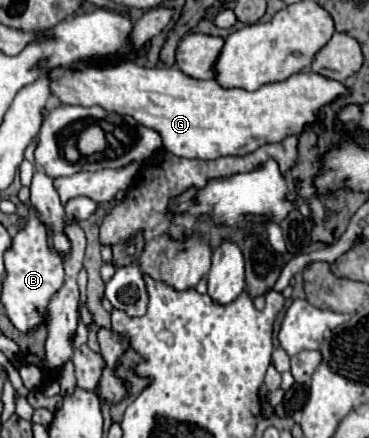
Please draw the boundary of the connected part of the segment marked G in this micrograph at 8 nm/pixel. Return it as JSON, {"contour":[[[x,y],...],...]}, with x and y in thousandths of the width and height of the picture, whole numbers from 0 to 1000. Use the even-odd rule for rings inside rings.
{"contour":[[[293,139],[293,148],[244,148],[222,162],[195,162],[179,153],[141,158],[141,217],[163,221],[179,240],[222,240],[222,244],[276,244],[293,258],[352,263],[369,281],[407,290],[434,304],[450,345],[504,358],[504,363],[591,363],[607,354],[667,354],[694,345],[721,326],[759,326],[780,308],[818,304],[829,281],[856,276],[856,258],[905,231],[916,217],[943,217],[943,203],[921,185],[894,185],[840,158],[824,158],[770,185],[710,194],[694,208],[667,203],[607,203],[580,180],[542,185],[499,171],[482,153],[434,153],[401,158],[374,153],[358,139]]]}

